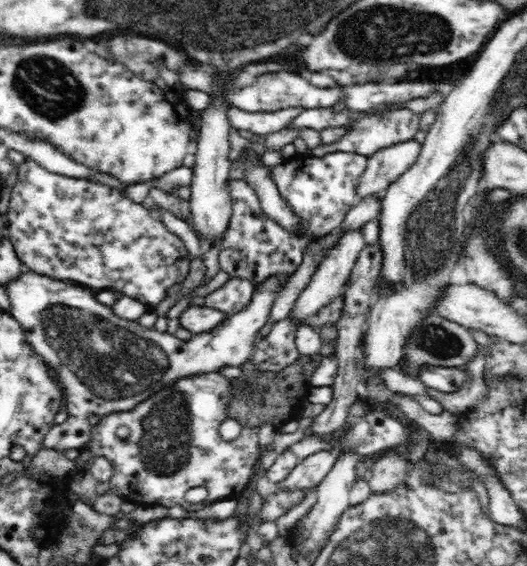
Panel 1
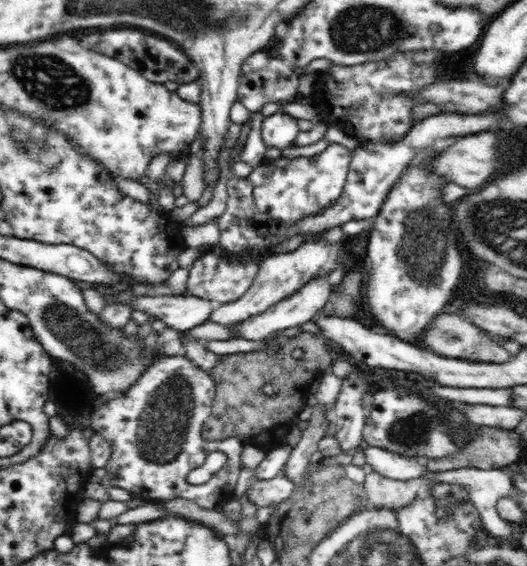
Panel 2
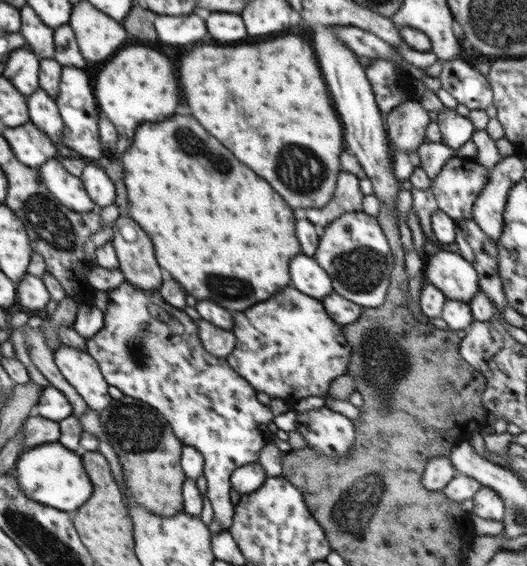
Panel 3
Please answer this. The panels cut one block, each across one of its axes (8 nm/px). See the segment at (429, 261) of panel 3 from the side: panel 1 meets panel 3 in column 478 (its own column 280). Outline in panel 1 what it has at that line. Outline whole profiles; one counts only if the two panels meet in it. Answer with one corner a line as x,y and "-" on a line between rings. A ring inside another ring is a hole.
30,270
20,274
18,278
4,284
6,293
10,299
10,314
22,325
26,340
32,345
50,370
56,368
58,382
64,388
67,398
68,418
61,424
54,425
44,437
41,448
53,448
60,452
66,450
85,449
91,437
91,425
88,418
92,414
106,416
118,410
132,410
140,402
148,400
148,396
154,396
164,386
174,384
176,380
194,376
194,374
208,374
208,372
219,372
224,366
241,367
249,362
256,353
254,345
257,344
258,330
266,324
272,305
281,288
289,278
281,282
278,276
266,278
262,284
258,284
252,292
250,304
238,312
238,314
226,314
222,324
214,326
212,330
193,334
190,340
182,340
168,331
159,332
154,327
144,327
138,321
129,321
117,317
112,312
112,307
100,303
96,295
89,288
73,284
70,281
50,278
45,274

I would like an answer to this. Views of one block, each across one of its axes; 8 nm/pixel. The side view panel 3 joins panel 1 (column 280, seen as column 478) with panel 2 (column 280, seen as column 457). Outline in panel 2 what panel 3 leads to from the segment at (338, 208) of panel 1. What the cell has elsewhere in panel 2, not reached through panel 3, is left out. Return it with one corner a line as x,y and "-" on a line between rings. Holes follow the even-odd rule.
330,143
318,155
300,158
280,157
251,168
247,179
253,186
254,205
267,217
290,226
304,216
314,216
330,208
344,188
351,161
351,150

